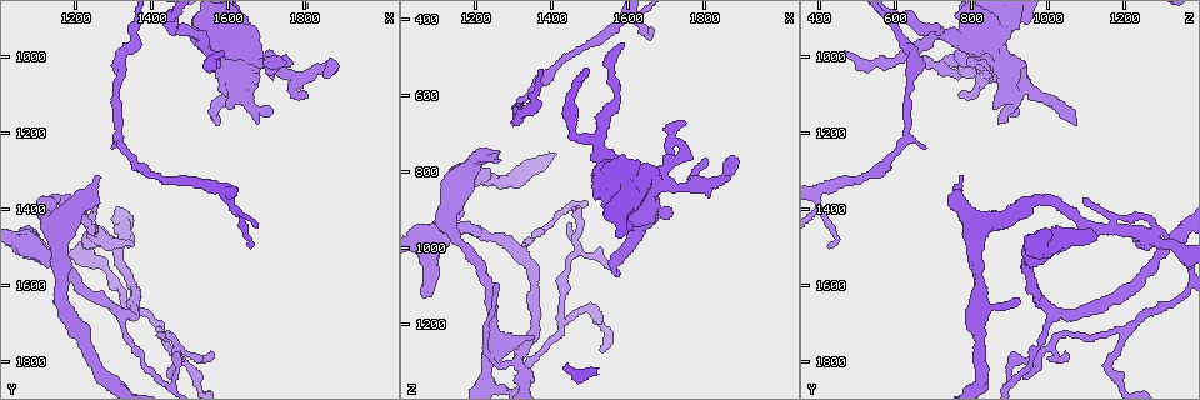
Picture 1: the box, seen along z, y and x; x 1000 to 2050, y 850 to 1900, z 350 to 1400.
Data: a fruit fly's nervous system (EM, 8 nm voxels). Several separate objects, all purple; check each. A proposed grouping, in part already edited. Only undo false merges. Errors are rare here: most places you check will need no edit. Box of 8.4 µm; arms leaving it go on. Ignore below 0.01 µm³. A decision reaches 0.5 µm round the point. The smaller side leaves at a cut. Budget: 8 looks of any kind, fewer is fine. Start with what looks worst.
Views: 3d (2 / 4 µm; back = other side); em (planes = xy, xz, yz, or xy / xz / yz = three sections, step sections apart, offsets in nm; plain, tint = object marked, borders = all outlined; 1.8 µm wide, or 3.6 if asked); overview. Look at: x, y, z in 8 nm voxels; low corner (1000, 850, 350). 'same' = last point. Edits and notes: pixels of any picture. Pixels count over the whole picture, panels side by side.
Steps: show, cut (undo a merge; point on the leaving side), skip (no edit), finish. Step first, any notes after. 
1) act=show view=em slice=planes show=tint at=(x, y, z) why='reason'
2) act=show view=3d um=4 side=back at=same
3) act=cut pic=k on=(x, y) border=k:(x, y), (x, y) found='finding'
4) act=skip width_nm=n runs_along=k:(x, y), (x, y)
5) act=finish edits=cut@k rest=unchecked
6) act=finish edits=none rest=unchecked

act=show view=3d um=2 at=(1655, 1125, 910) why='calibre changes'

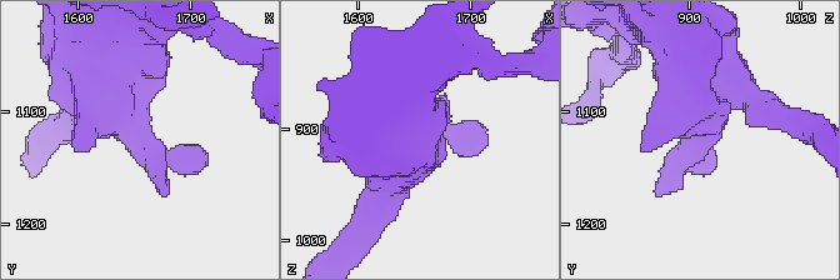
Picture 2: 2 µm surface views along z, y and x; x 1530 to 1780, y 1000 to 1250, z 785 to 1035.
act=show view=em slice=planes show=tint at=(1648, 1114, 904)

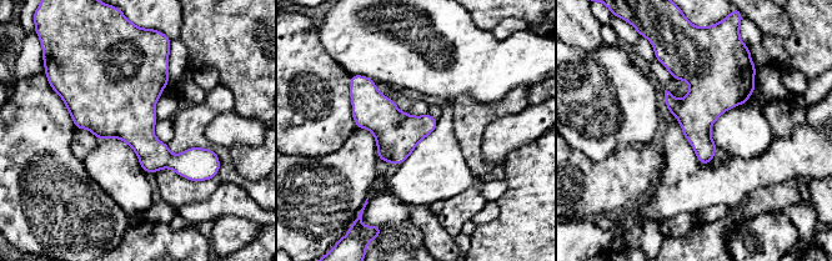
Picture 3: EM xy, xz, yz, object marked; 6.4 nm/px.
act=skip found='all the same neuron'

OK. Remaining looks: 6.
act=show view=em slice=planes show=tint at=(1220, 1385, 755) why='thick turns thin'

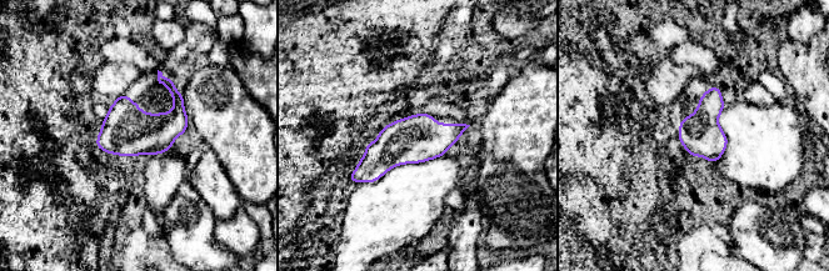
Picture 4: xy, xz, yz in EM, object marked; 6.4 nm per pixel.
act=skip found='all the same neuron'

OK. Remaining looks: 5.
act=show view=3d um=4 at=(1100, 1505, 980) why='sudden change in width'

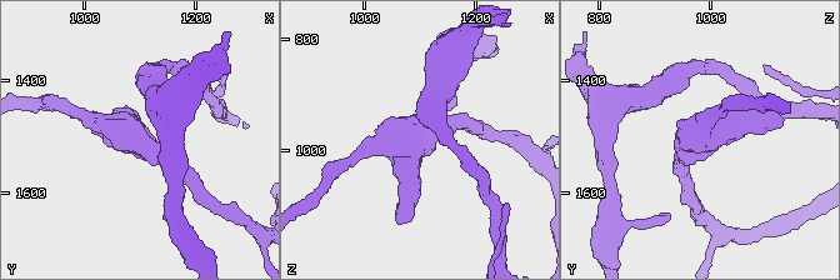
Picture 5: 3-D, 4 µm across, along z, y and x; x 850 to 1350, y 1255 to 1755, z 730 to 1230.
act=show view=em slice=xz step=8 show=tint at=(1100, 1505, 980)

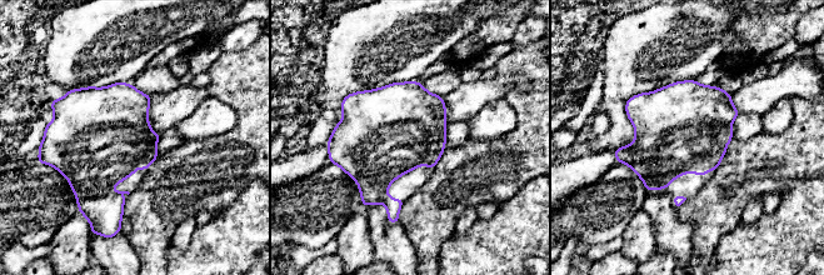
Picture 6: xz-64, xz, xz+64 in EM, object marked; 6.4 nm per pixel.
act=skip width_nm=550 found='all the same neuron'

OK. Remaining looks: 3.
act=show view=em slice=xz step=16 show=tint at=(1510, 940, 720) why='a fork'

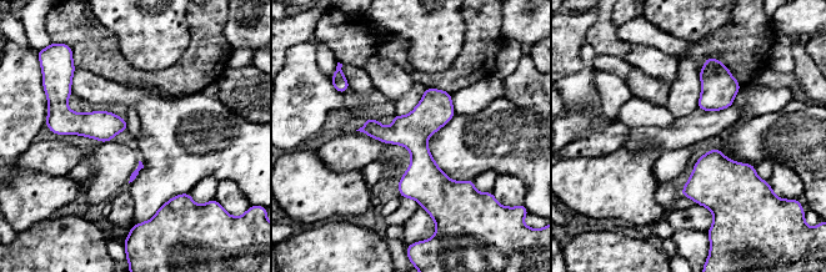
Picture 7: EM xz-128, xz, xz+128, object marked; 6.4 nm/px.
act=show view=em slice=planes show=tint at=same

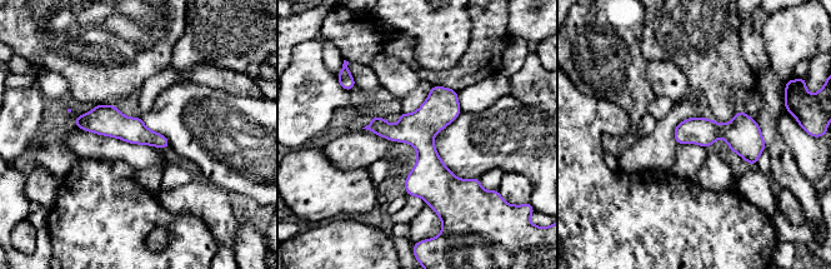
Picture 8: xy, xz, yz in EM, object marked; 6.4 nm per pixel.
act=skip width_nm=160 runs_along=8:(440, 89), (426, 123), (436, 205) found='one neuron here'

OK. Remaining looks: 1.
act=finish edits=none rest=unchecked

